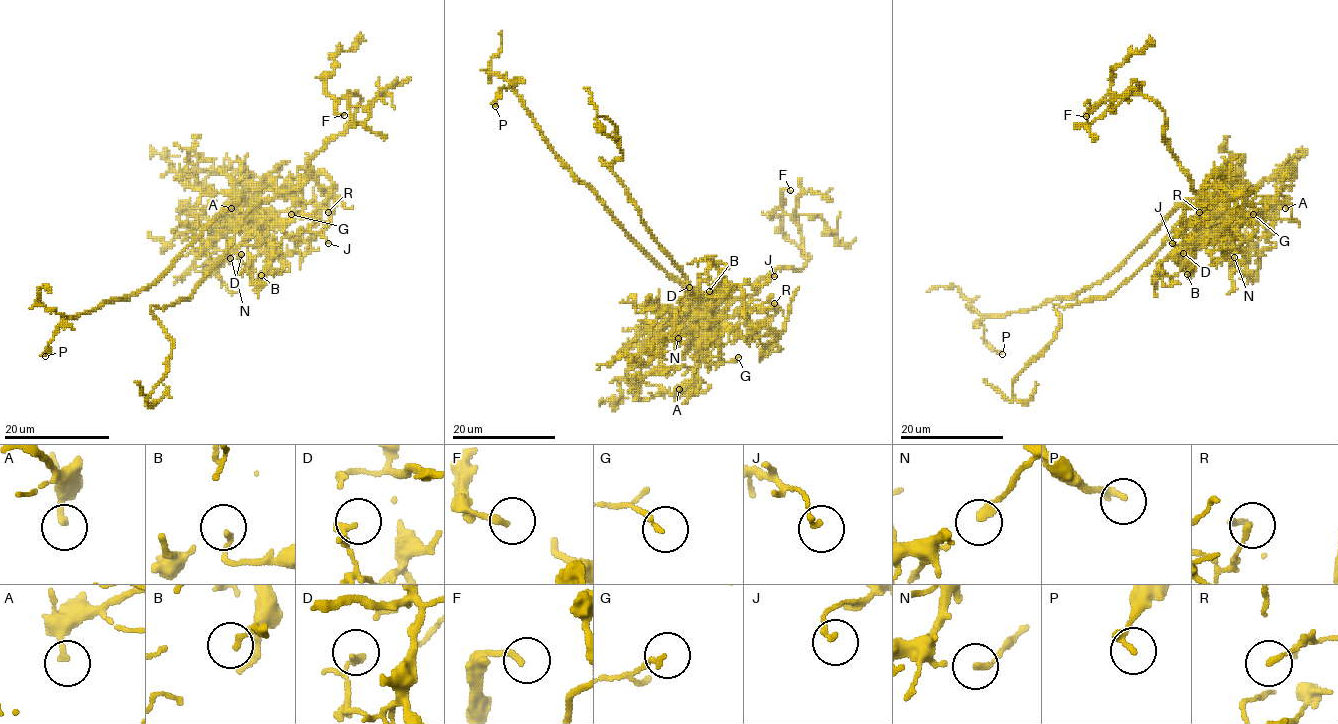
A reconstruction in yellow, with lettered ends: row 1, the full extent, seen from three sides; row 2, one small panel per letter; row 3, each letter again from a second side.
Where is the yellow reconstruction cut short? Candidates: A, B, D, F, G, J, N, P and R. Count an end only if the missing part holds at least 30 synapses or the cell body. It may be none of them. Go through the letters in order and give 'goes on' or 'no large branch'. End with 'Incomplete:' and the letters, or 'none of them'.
A: no large branch
B: no large branch
D: no large branch
F: no large branch
G: no large branch
J: no large branch
N: no large branch
P: no large branch
R: no large branch
Incomplete: none of them

